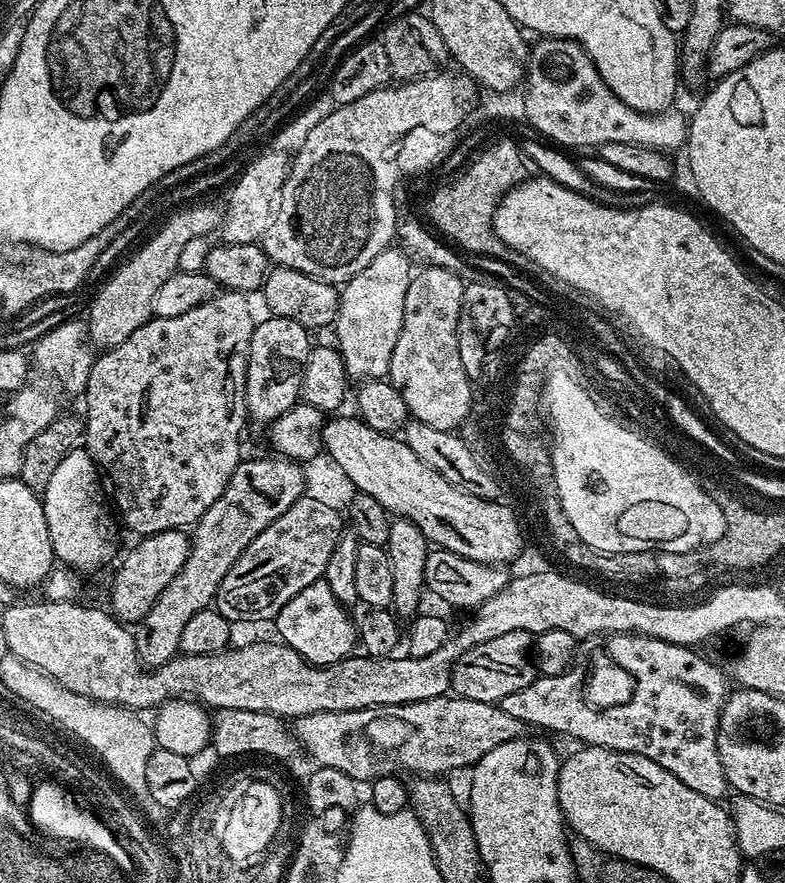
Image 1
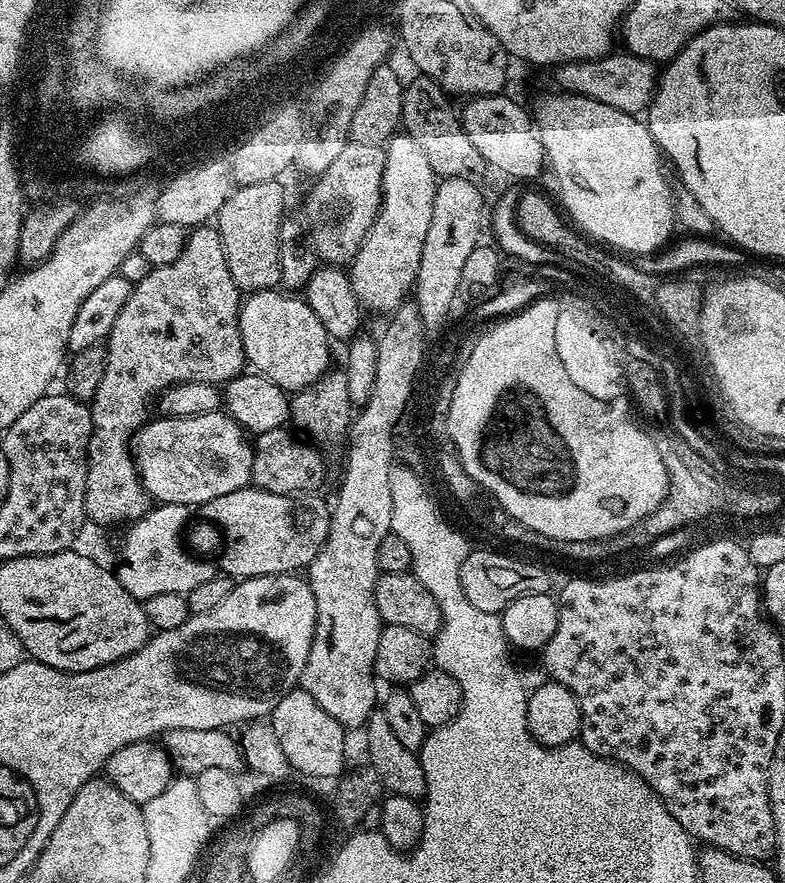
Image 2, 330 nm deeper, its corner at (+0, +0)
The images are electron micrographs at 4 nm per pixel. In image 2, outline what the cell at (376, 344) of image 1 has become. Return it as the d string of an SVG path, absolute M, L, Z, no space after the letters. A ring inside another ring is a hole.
M397 134L388 141L384 148L381 206L374 226L370 226L362 246L350 262L352 286L361 309L391 314L409 299L422 262L422 246L430 230L437 183L426 153L414 138Z

